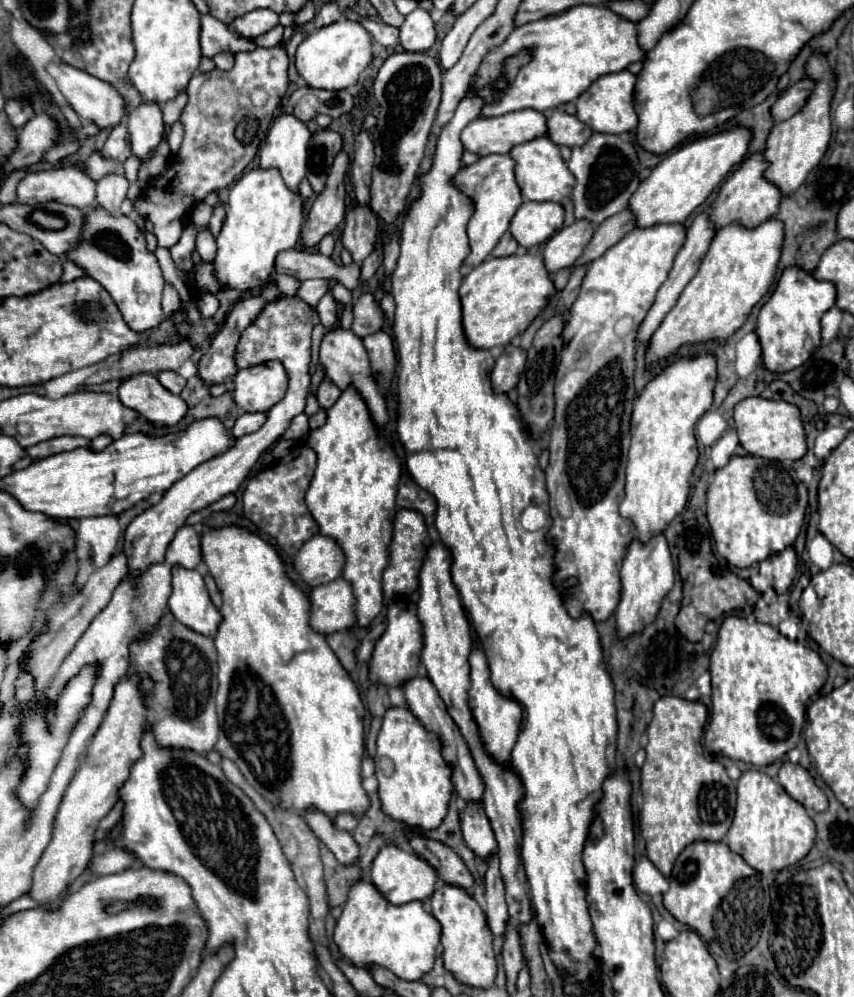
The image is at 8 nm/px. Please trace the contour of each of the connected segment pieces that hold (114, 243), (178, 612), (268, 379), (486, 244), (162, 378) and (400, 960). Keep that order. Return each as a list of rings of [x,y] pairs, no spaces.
[[[92,207],[86,215],[82,243],[68,253],[68,259],[78,263],[92,279],[106,287],[132,331],[142,333],[162,323],[160,299],[164,277],[156,255],[146,249],[146,239],[134,219],[124,215],[114,217],[102,207]]]
[[[178,565],[172,569],[172,595],[168,599],[168,609],[176,621],[206,637],[214,637],[222,621],[220,611],[208,597],[202,575]]]
[[[278,361],[240,369],[234,377],[234,403],[242,413],[266,413],[286,393],[288,377]]]
[[[486,155],[476,163],[462,167],[454,177],[452,185],[474,203],[474,215],[468,221],[470,255],[464,265],[480,265],[496,247],[498,239],[506,233],[516,209],[522,205],[522,193],[514,179],[514,161],[510,155]]]
[[[162,371],[160,375],[158,375],[158,381],[170,391],[170,393],[174,393],[174,395],[180,395],[182,393],[182,389],[186,387],[186,379],[182,379],[178,373],[174,373],[174,371]]]
[[[360,881],[350,889],[344,911],[336,921],[334,943],[354,967],[370,969],[376,965],[404,981],[418,981],[434,965],[434,953],[440,943],[440,923],[424,911],[420,901],[396,907],[390,905],[372,883]]]

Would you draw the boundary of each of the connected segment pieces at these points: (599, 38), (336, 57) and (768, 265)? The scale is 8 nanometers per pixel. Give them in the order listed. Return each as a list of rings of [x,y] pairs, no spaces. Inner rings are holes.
[[[576,5],[568,11],[516,27],[504,43],[486,53],[472,77],[468,95],[482,97],[484,105],[480,117],[498,117],[520,109],[546,111],[576,101],[598,77],[624,71],[630,63],[640,61],[642,57],[644,51],[636,41],[636,23],[618,17],[606,7]],[[522,51],[530,55],[530,61],[518,69],[518,75],[506,85],[506,89],[496,91],[494,83],[504,73],[504,61]]]
[[[338,21],[310,33],[296,51],[296,69],[314,89],[348,89],[356,85],[358,75],[372,61],[372,37],[356,21]]]
[[[776,217],[766,219],[752,229],[740,223],[730,223],[718,229],[698,273],[686,285],[674,309],[652,335],[646,361],[662,363],[684,343],[710,339],[724,341],[734,331],[738,331],[746,323],[752,307],[768,293],[770,285],[774,283],[782,243],[784,223]]]

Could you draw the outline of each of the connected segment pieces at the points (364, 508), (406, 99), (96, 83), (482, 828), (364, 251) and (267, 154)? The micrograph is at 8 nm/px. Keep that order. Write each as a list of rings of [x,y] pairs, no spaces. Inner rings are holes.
[[[348,387],[326,415],[326,423],[304,437],[318,455],[318,467],[306,493],[306,505],[320,535],[336,539],[344,551],[346,563],[342,577],[352,585],[356,625],[368,627],[382,609],[382,569],[388,561],[400,461],[392,447],[380,437],[364,399],[354,387]]]
[[[396,53],[390,55],[380,67],[374,79],[374,97],[380,103],[378,125],[374,129],[374,145],[376,145],[376,165],[372,173],[372,201],[370,209],[384,219],[386,235],[384,235],[384,273],[392,275],[396,269],[396,261],[400,255],[400,237],[396,227],[396,217],[406,205],[406,195],[410,193],[418,165],[424,157],[428,135],[432,131],[432,123],[440,105],[442,93],[442,69],[426,53]]]
[[[62,63],[62,65],[48,65],[48,73],[56,79],[60,91],[66,95],[66,99],[68,99],[70,105],[72,105],[72,109],[74,109],[84,121],[90,121],[90,123],[94,123],[94,125],[100,127],[100,129],[112,129],[112,127],[120,125],[120,123],[126,119],[126,115],[128,115],[128,111],[126,111],[126,101],[124,101],[124,97],[118,93],[118,89],[112,87],[110,83],[100,81],[100,79],[88,75],[86,71],[80,71],[80,69],[76,69],[76,67],[72,67],[72,65],[66,65],[66,63]]]
[[[468,803],[462,817],[462,835],[466,845],[482,859],[496,855],[498,845],[482,803]]]
[[[352,203],[352,205],[354,207],[348,209],[348,213],[346,213],[346,227],[342,231],[342,245],[350,251],[354,263],[362,263],[374,251],[376,233],[378,233],[378,221],[376,221],[374,213],[368,207],[358,207],[356,203]]]
[[[280,115],[260,149],[260,167],[278,169],[290,191],[298,193],[298,185],[306,175],[310,131],[294,115]]]

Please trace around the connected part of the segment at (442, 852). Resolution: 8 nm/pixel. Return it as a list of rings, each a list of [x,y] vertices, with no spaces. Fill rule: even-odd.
[[[410,835],[410,845],[414,853],[418,853],[418,857],[422,857],[428,865],[436,869],[440,881],[462,887],[470,895],[474,895],[474,879],[462,859],[450,847],[432,839],[424,839],[420,835]]]

